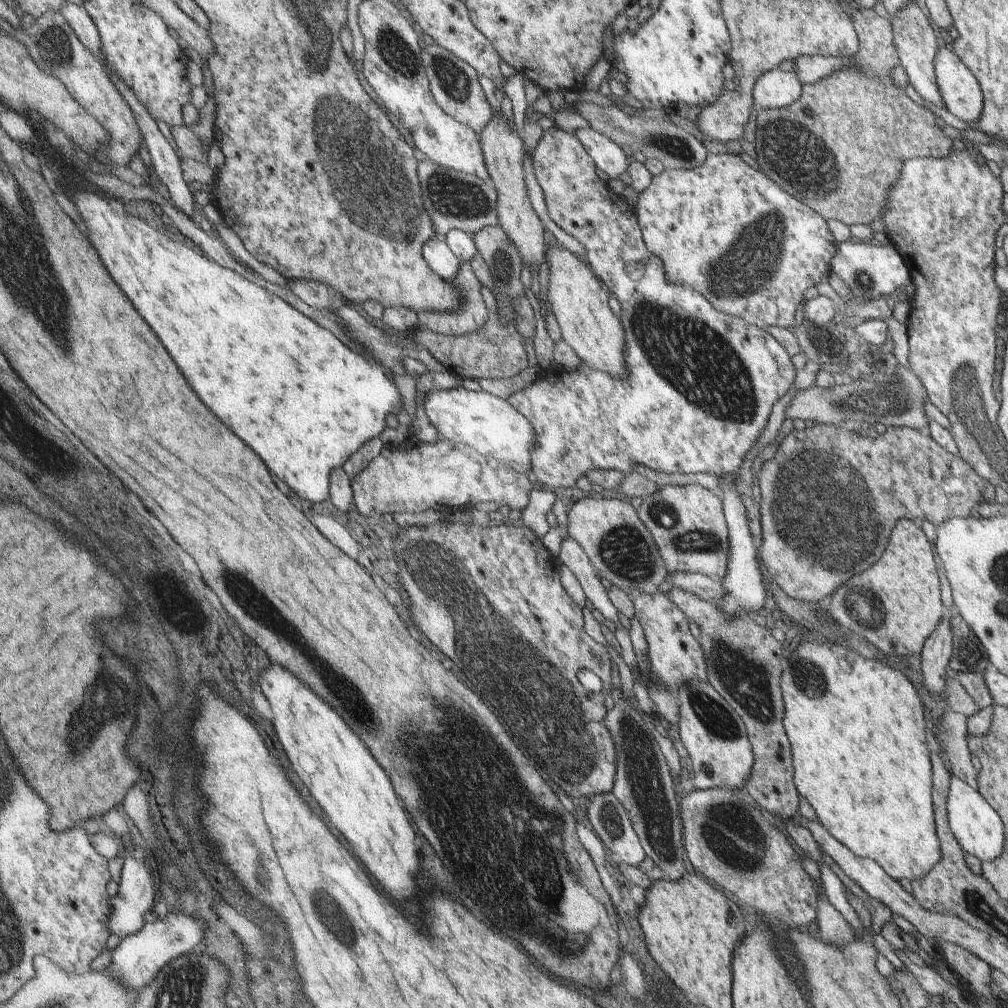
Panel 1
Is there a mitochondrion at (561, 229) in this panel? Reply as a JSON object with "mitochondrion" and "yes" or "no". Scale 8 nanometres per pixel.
{"mitochondrion":"no"}

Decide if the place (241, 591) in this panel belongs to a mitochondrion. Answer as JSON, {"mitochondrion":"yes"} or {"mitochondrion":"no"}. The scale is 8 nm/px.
{"mitochondrion":"yes"}

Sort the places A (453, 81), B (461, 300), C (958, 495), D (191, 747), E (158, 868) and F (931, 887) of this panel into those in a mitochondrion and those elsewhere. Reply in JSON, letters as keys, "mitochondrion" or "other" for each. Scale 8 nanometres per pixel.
{"A":"mitochondrion","B":"other","C":"other","D":"other","E":"other","F":"other"}

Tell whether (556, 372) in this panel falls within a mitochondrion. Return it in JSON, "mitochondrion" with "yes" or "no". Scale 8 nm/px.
{"mitochondrion":"no"}

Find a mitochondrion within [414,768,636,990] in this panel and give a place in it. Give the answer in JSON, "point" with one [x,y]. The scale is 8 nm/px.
{"point":[518,843]}

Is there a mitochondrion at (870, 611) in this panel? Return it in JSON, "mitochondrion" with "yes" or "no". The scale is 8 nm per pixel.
{"mitochondrion":"yes"}

